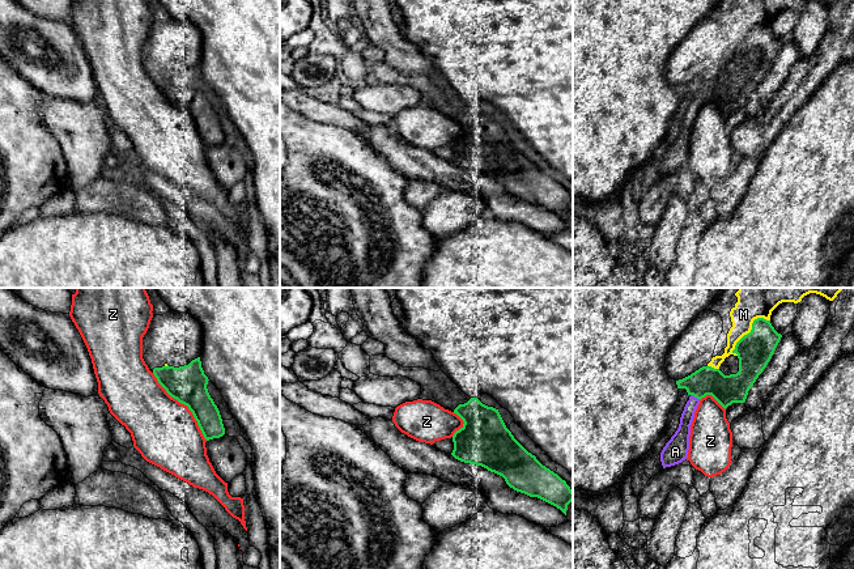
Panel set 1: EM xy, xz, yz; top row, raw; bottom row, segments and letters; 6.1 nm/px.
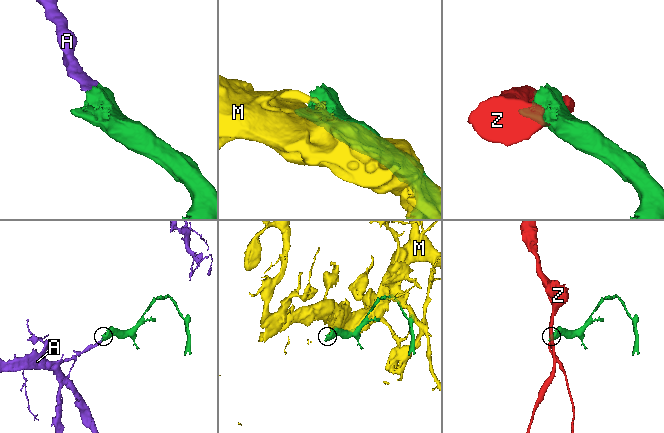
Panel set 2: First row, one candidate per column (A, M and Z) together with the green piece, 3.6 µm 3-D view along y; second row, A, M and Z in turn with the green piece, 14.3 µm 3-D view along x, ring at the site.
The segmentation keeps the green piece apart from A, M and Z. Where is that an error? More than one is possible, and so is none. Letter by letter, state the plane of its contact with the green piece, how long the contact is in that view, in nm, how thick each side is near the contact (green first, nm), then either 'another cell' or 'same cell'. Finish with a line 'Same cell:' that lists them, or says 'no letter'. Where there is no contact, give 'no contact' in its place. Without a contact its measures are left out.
A: yz | 70 nm | 180/90 nm | same cell
M: yz | 320 nm | 220/170 nm | another cell
Z: xy | 550 nm | 220/400 nm | another cell
Same cell: A

